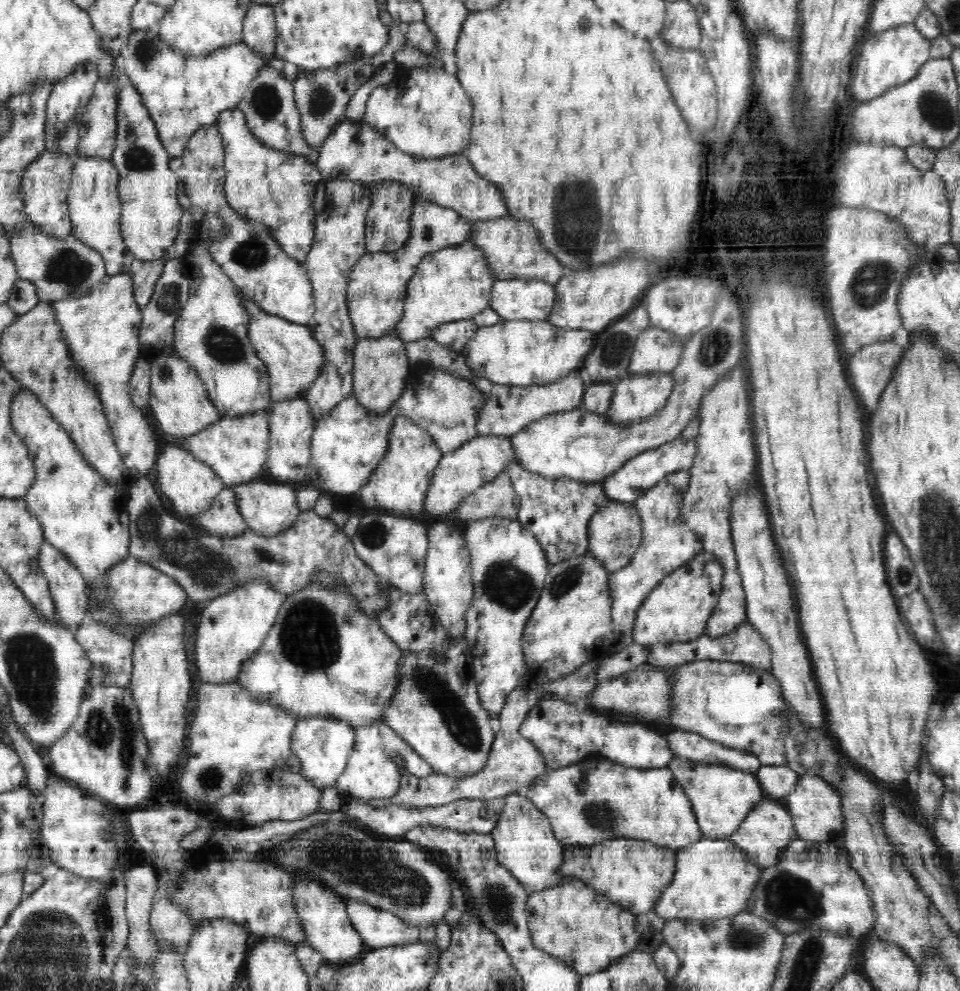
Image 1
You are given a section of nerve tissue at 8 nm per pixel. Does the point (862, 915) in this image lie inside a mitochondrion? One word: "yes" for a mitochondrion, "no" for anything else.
no

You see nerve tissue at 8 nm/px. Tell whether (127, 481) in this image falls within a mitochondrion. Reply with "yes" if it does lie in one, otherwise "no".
no

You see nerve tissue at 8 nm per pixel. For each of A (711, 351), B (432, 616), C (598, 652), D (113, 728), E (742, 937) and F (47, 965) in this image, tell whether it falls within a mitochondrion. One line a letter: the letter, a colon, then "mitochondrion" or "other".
A: mitochondrion
B: other
C: other
D: mitochondrion
E: mitochondrion
F: mitochondrion

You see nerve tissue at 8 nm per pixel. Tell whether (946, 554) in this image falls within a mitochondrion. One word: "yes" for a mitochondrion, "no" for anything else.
yes

